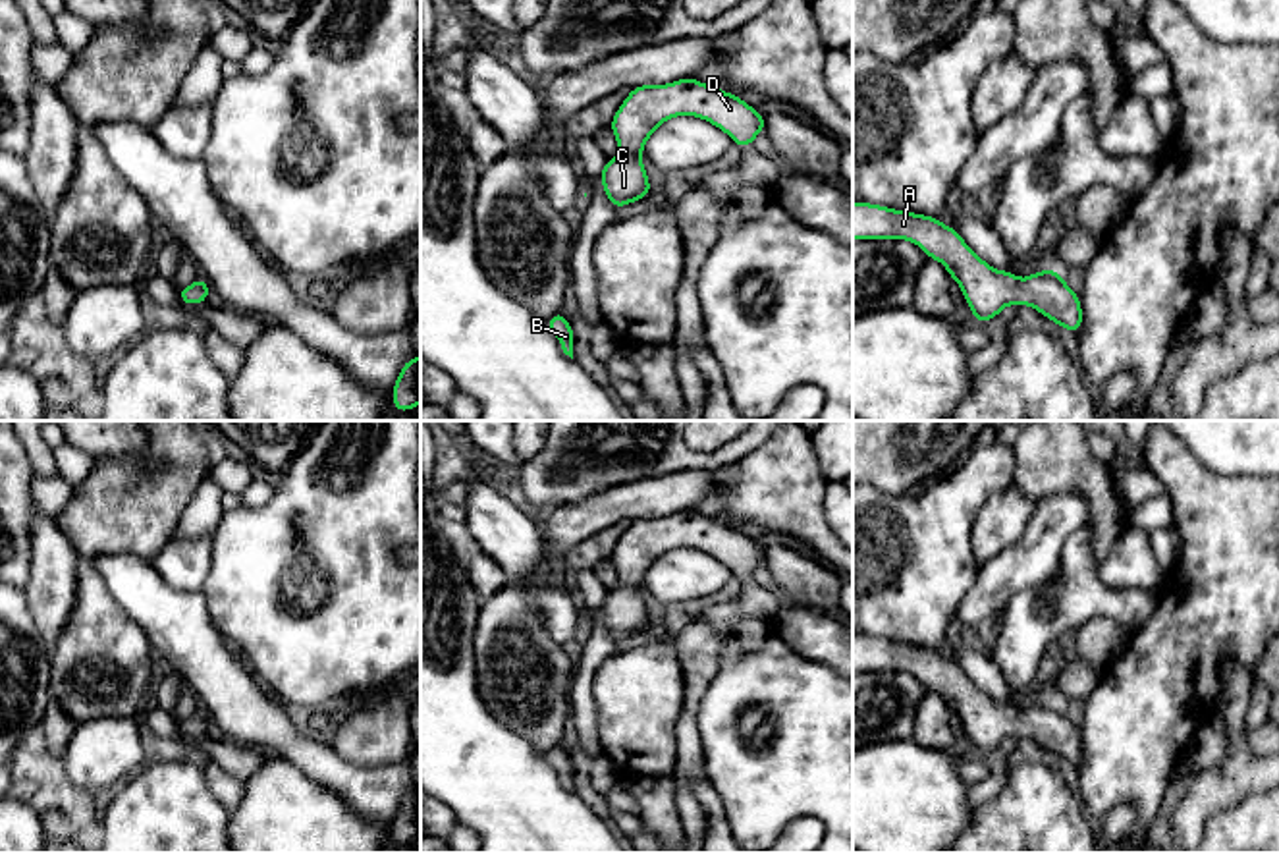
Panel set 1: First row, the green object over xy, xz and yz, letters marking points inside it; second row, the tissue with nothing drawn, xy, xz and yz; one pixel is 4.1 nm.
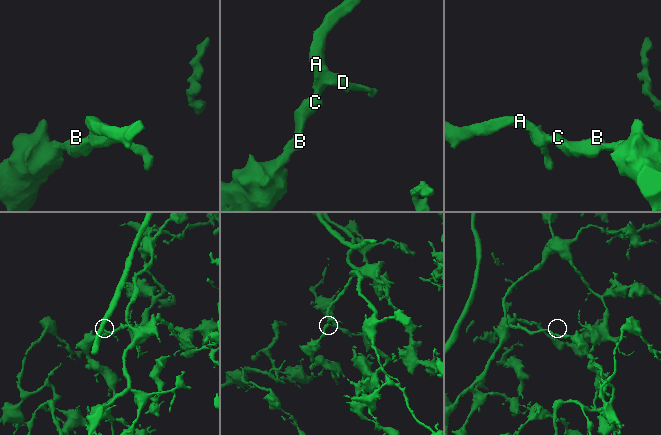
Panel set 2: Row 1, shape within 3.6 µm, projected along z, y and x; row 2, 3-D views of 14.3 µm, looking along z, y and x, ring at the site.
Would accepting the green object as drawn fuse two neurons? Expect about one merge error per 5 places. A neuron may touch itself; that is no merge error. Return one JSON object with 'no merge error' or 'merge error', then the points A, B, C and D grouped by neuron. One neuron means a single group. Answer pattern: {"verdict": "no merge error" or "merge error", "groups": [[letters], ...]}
{"verdict": "no merge error", "groups": [["A", "B", "C", "D"]]}

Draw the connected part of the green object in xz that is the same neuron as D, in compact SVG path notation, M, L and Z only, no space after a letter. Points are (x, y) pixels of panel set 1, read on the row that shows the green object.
M694 77L633 87L610 124L621 154L608 158L598 174L613 210L650 195L652 187L640 154L656 127L675 116L706 120L741 149L748 149L766 127L766 116L741 96Z

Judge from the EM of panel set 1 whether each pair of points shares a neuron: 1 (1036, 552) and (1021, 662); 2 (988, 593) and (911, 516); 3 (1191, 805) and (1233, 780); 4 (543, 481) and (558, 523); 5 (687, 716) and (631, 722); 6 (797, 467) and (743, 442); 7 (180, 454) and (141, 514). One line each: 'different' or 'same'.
1: different
2: different
3: same
4: different
5: different
6: different
7: same

